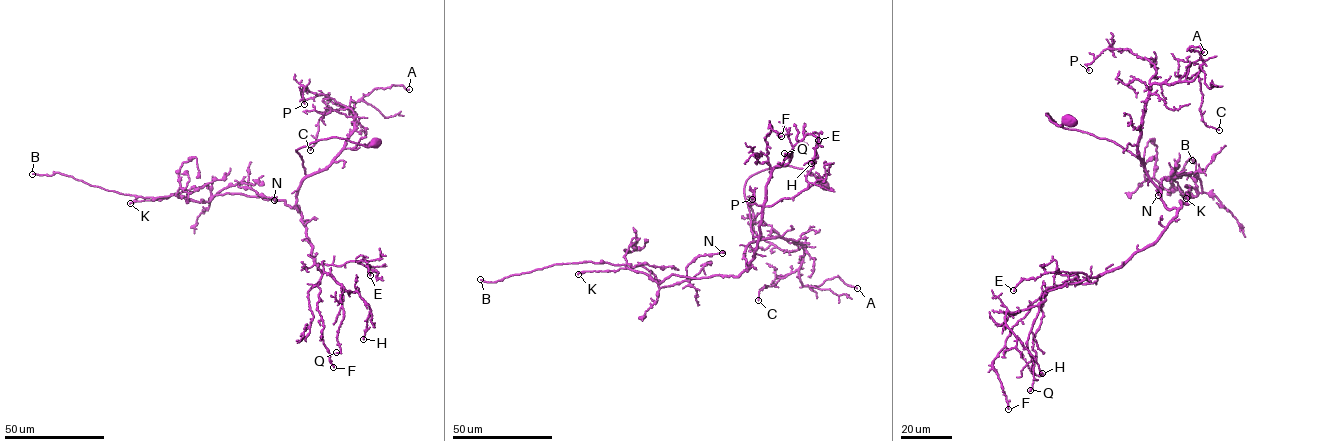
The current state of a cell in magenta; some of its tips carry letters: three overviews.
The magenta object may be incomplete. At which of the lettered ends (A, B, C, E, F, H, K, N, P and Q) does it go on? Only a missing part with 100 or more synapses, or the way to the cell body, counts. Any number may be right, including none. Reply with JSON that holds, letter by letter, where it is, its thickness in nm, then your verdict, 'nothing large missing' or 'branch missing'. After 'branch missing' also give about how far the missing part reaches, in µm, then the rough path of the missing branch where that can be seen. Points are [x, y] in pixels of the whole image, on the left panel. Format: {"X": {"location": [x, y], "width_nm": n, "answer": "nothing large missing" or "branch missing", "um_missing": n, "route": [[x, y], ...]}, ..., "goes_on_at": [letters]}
{"A": {"location": [409, 89], "width_nm": 130, "answer": "nothing large missing"}, "B": {"location": [32, 174], "width_nm": 160, "answer": "branch missing", "um_missing": 120}, "C": {"location": [310, 150], "width_nm": 120, "answer": "nothing large missing"}, "E": {"location": [370, 275], "width_nm": 160, "answer": "nothing large missing"}, "F": {"location": [333, 367], "width_nm": 120, "answer": "nothing large missing"}, "H": {"location": [363, 339], "width_nm": 240, "answer": "nothing large missing"}, "K": {"location": [130, 203], "width_nm": 200, "answer": "nothing large missing"}, "N": {"location": [274, 200], "width_nm": 160, "answer": "nothing large missing"}, "P": {"location": [304, 104], "width_nm": 170, "answer": "nothing large missing"}, "Q": {"location": [336, 352], "width_nm": 110, "answer": "nothing large missing"}, "goes_on_at": ["B"]}

